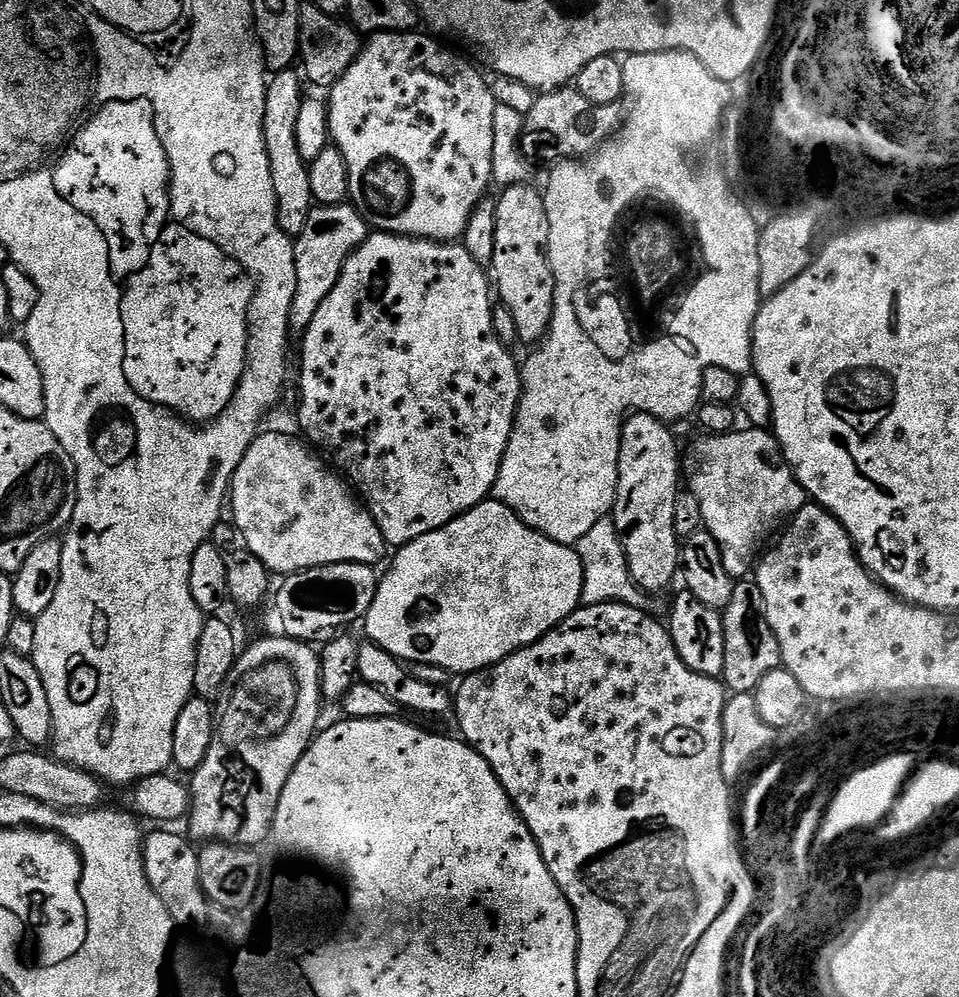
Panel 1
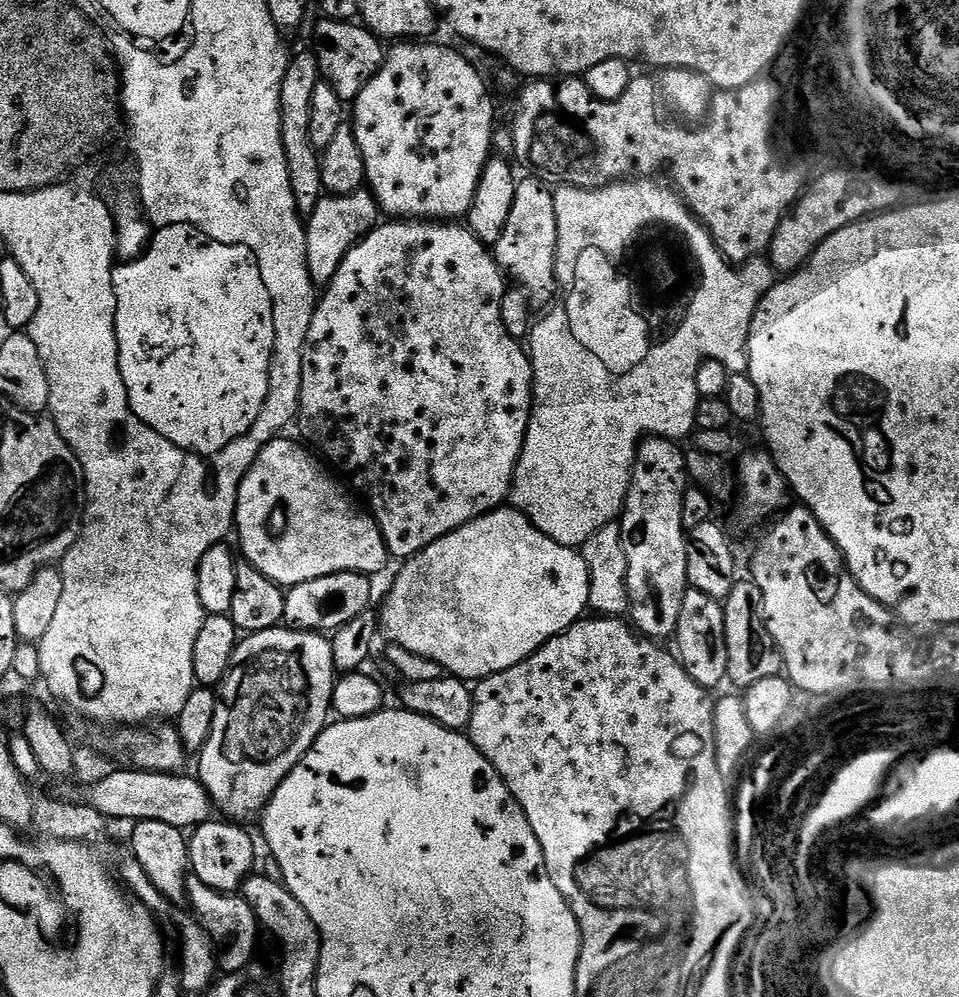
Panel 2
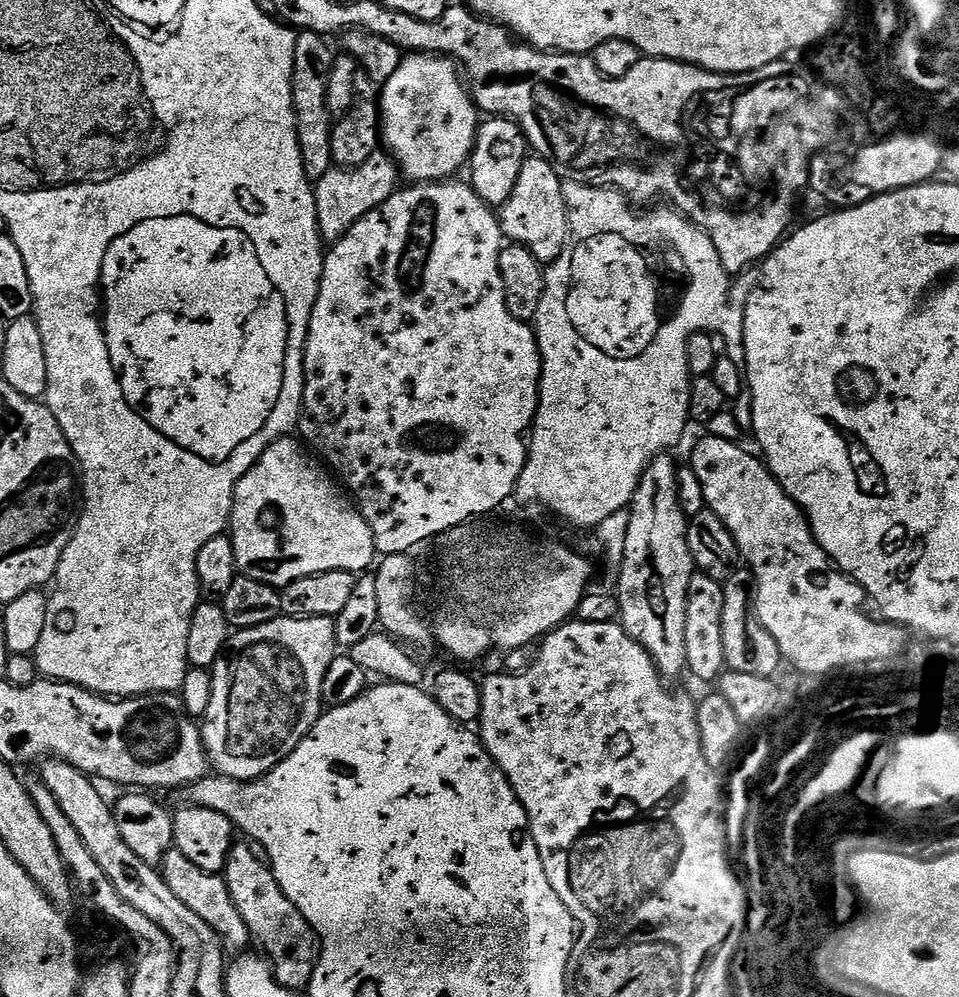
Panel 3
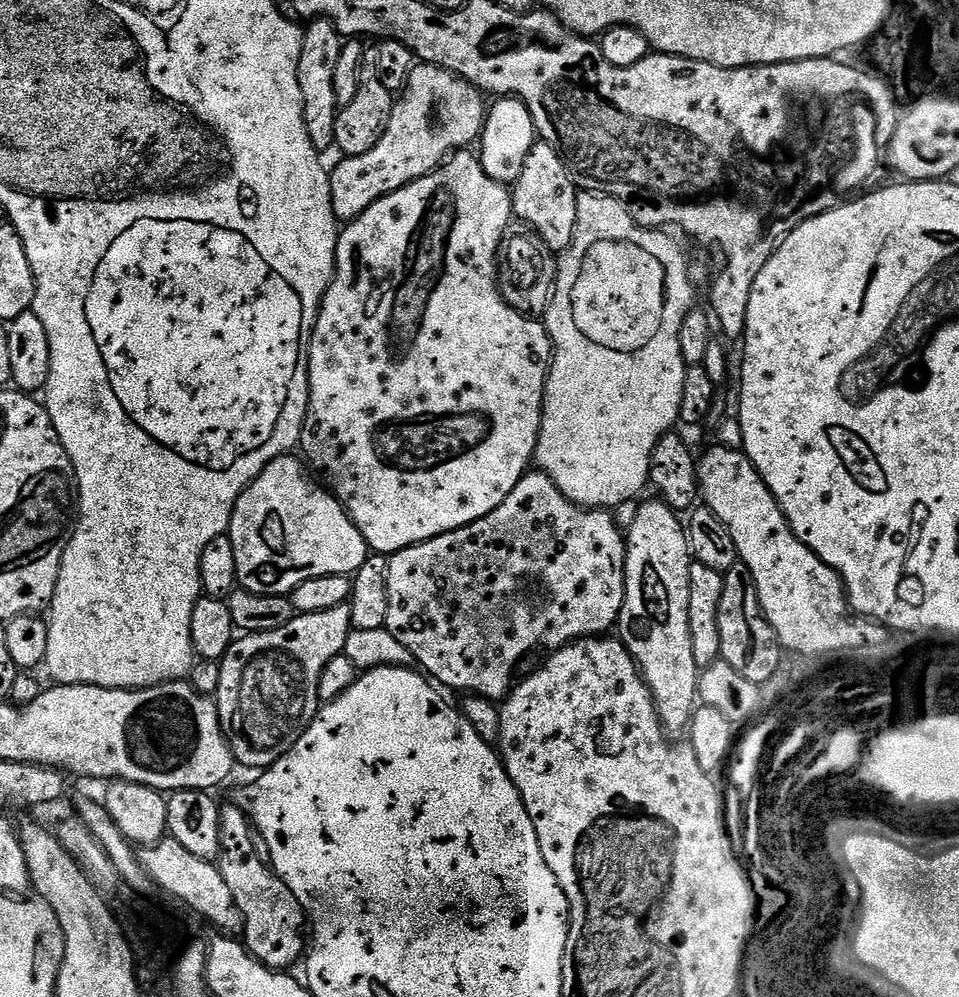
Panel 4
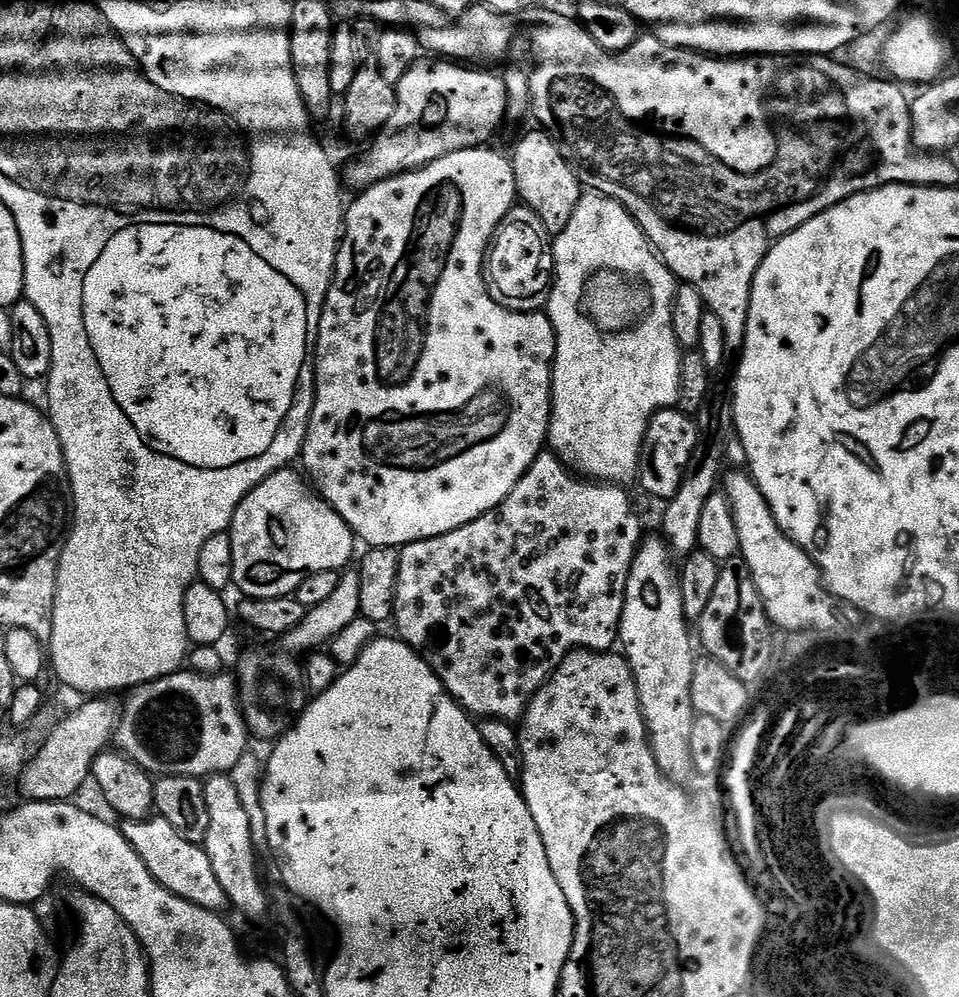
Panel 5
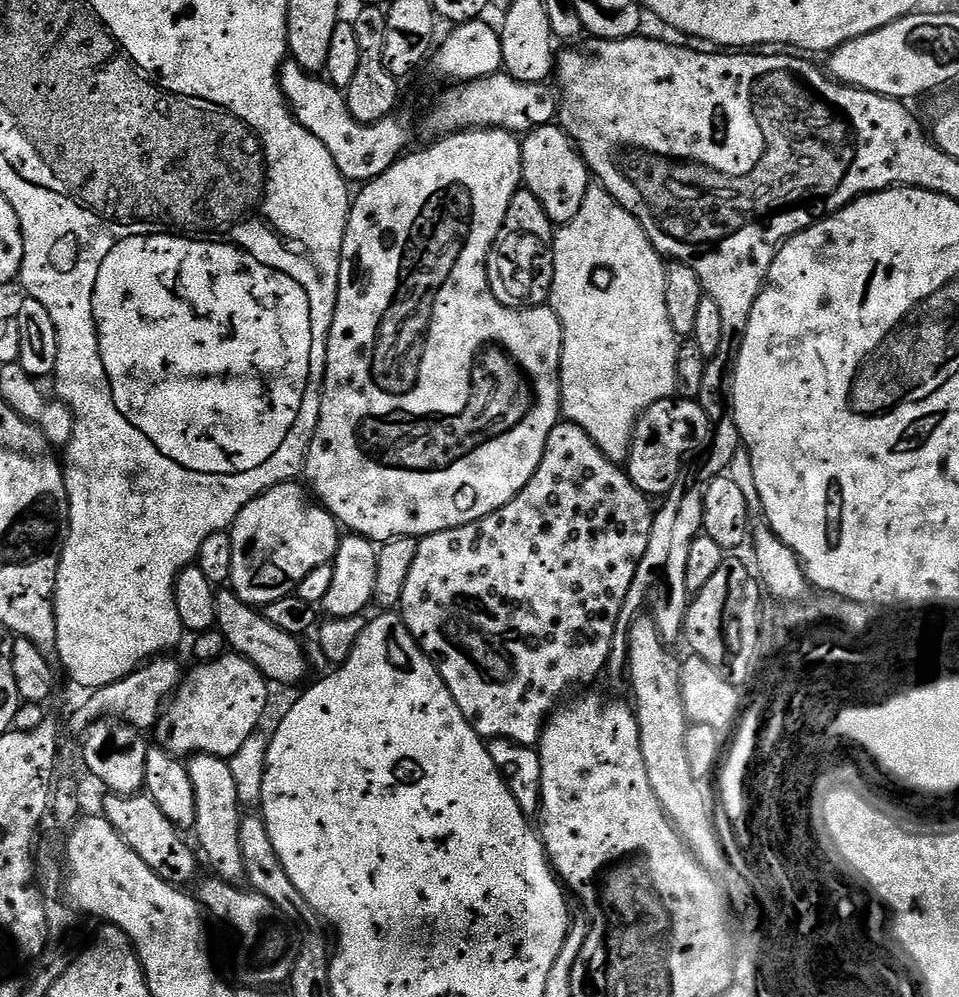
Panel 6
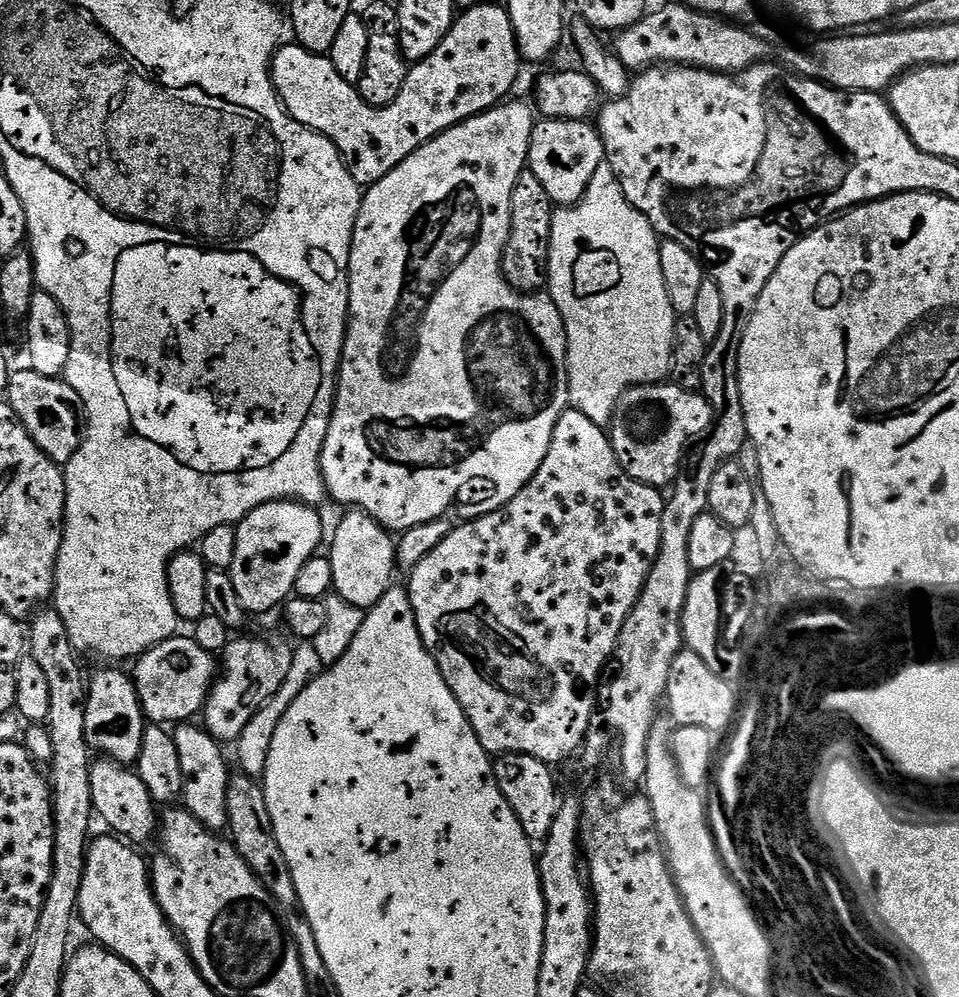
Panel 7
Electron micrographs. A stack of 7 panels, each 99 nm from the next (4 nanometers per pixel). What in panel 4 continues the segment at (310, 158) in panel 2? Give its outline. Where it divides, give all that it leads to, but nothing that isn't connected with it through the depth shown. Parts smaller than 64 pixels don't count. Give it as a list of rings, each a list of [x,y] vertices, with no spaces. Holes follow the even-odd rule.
[[[314,20],[304,28],[302,54],[298,58],[298,86],[302,86],[306,134],[310,134],[317,150],[331,149],[336,143],[334,122],[338,105],[334,94],[334,66],[338,66],[341,47],[340,31],[329,20]]]

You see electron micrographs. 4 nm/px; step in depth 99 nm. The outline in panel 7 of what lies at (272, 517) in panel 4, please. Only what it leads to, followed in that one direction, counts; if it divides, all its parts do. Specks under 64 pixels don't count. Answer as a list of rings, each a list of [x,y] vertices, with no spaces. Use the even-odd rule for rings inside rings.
[[[275,500],[250,510],[250,514],[246,514],[246,518],[235,525],[236,545],[230,575],[241,608],[249,613],[268,612],[271,608],[279,609],[293,595],[302,566],[306,566],[306,562],[310,562],[310,558],[321,551],[320,543],[326,540],[324,524],[316,512],[319,511],[313,505],[302,504],[298,500]]]

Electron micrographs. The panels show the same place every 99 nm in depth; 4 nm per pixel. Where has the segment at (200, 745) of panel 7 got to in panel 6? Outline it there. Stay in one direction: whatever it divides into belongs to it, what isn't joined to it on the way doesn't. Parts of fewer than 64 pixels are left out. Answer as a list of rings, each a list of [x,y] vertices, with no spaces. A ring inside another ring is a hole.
[[[193,756],[187,761],[187,766],[190,782],[194,782],[194,794],[198,806],[194,829],[197,840],[195,843],[206,864],[208,859],[213,877],[225,880],[228,884],[243,885],[246,877],[240,837],[242,805],[238,798],[238,785],[234,782],[234,774],[230,771],[228,760],[223,756]]]

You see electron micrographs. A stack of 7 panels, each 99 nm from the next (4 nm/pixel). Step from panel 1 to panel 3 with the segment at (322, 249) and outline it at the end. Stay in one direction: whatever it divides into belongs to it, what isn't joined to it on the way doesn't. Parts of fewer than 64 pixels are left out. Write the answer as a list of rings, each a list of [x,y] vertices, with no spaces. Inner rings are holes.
[[[377,154],[357,168],[333,167],[320,180],[315,181],[316,213],[318,230],[325,241],[335,242],[342,239],[359,220],[370,214],[382,202],[386,202],[398,190],[398,165],[391,156]]]

